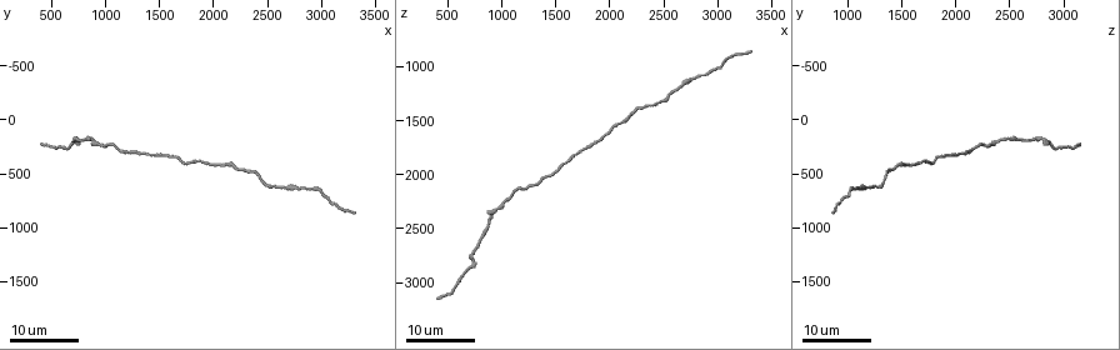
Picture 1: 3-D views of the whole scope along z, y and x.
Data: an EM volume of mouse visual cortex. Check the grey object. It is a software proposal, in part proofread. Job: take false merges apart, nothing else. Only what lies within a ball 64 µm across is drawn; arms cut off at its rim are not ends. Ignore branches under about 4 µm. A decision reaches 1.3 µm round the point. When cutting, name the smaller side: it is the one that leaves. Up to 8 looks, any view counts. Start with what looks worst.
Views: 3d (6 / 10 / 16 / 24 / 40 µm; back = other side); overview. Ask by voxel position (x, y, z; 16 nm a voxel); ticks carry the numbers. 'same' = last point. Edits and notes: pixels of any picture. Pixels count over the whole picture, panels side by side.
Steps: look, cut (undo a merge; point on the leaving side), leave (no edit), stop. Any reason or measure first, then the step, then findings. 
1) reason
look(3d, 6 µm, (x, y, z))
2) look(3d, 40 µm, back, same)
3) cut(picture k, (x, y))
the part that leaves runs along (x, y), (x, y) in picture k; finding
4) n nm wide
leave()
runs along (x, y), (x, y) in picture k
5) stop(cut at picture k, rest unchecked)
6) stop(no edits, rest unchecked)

a narrow waist
look(3d, 24 µm, (860, 200, 2440))

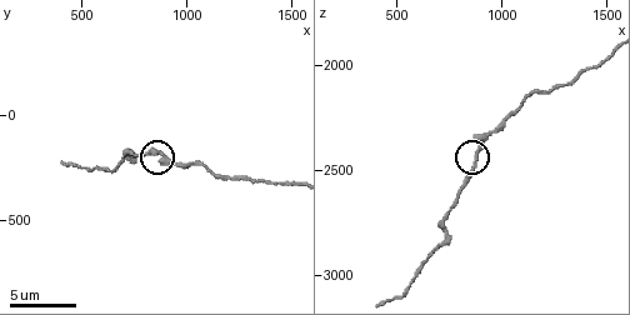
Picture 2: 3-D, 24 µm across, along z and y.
look(3d, 10 µm, (890, 180, 2450))

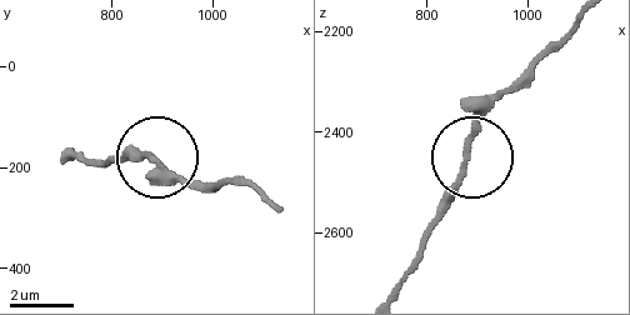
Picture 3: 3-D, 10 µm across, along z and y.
180 nm wide
leave()
runs along (269, 203), (245, 186), (188, 184), (156, 154), (115, 154) in picture 3; one cell here

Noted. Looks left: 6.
look(3d, 10 µm, (1050, 220, 2230))

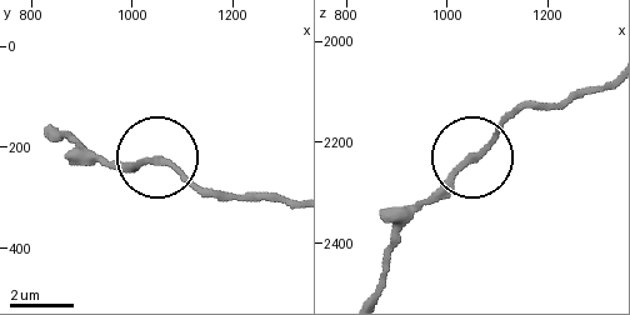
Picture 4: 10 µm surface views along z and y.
180 nm wide
leave()
runs along (608, 83), (519, 109), (401, 216) in picture 4; one cell here

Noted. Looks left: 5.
thick turns thin
look(3d, 6 µm, (710, 200, 2850))

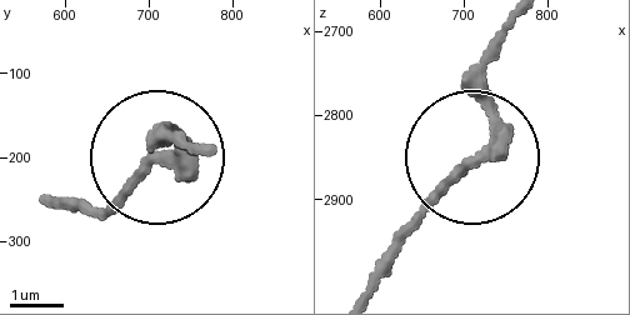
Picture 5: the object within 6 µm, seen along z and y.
look(3d, 6 µm, back, (715, 205, 2850))

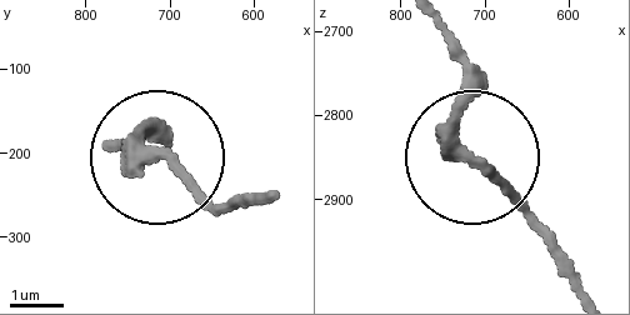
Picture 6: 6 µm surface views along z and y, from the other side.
leave()
all the same cell

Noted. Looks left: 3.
sudden change in width
look(3d, 24 µm, (2200, 460, 1440))

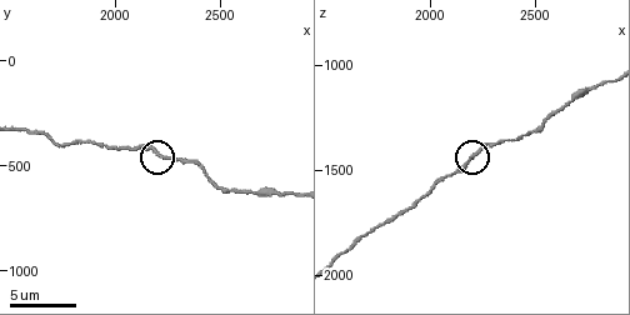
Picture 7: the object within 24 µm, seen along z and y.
look(3d, 6 µm, (2210, 440, 1440))

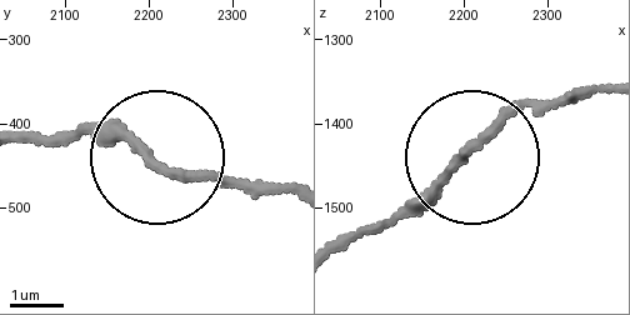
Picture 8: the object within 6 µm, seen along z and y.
leave()
one cell here

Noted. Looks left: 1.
stop(no edits, rest unchecked)

